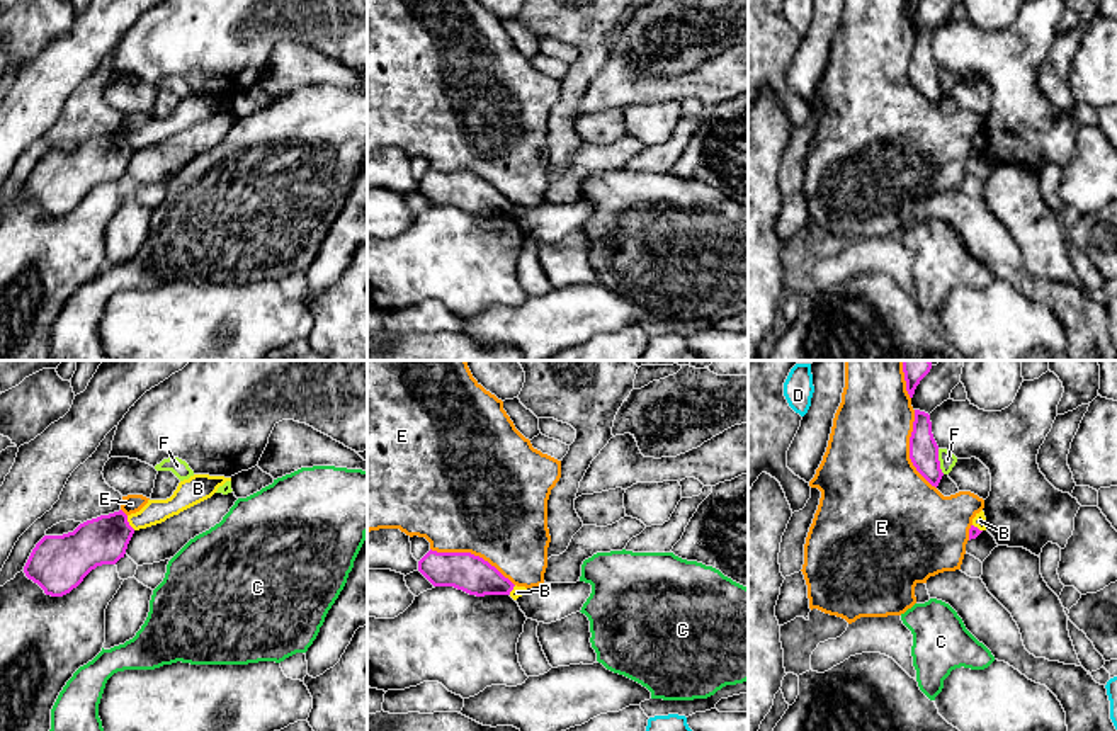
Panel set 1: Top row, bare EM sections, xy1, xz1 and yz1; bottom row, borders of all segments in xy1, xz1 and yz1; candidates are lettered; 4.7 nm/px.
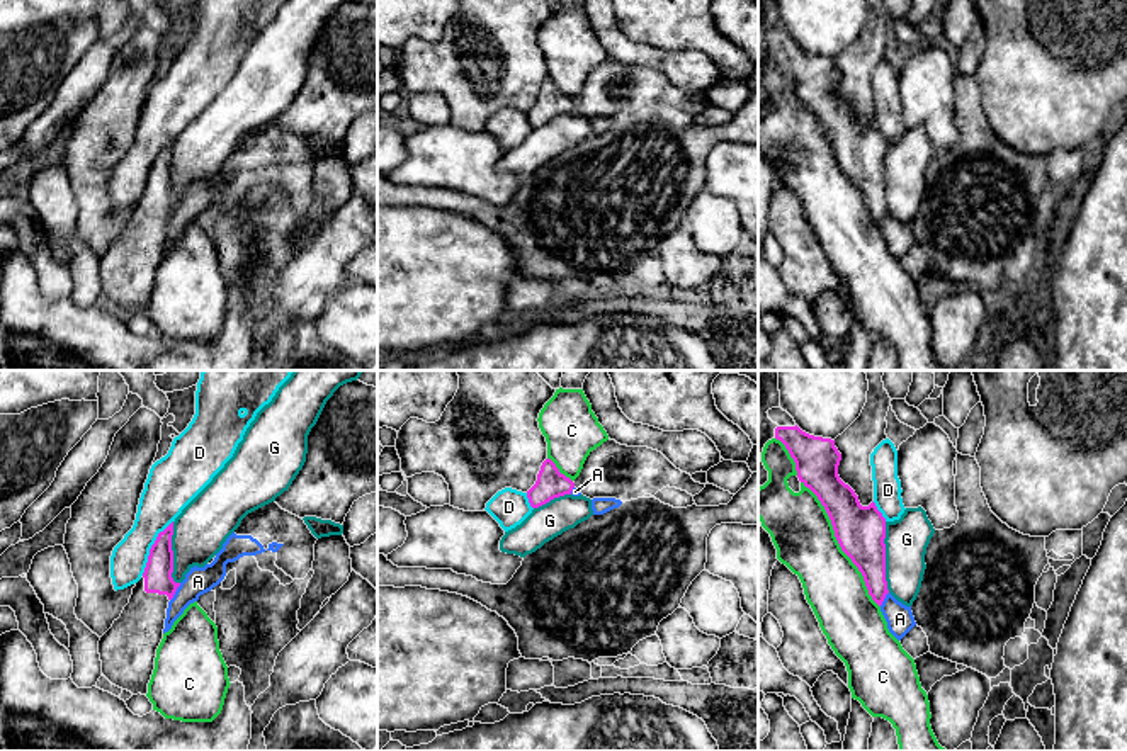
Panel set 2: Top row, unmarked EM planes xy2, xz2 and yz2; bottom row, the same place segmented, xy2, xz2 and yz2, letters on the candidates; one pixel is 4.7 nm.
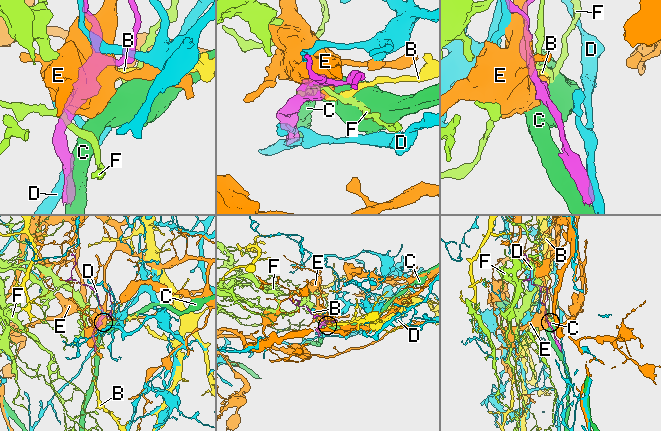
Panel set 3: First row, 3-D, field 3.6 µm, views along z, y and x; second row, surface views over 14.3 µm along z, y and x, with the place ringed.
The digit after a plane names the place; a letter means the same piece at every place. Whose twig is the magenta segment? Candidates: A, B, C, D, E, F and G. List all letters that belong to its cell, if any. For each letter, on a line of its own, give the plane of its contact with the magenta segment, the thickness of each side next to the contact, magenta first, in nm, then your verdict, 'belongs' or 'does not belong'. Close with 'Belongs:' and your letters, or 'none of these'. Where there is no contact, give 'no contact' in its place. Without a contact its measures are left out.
A: xy2 | 130/130 nm | does not belong
B: xy1 | 220/110 nm | does not belong
C: yz2 | 240/300 nm | does not belong
D: xy2 | 130/200 nm | does not belong
E: xz1 | 180/500 nm | does not belong
F: yz1 | 140/80 nm | does not belong
G: yz2 | 240/200 nm | does not belong
Belongs: none of these

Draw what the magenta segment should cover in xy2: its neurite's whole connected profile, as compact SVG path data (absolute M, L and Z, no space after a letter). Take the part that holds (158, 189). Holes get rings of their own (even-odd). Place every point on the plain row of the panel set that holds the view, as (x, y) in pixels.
M173 141L158 153L141 199L133 207L121 236L99 260L102 294L133 314L146 314L163 258L168 221L180 202L172 197Z

